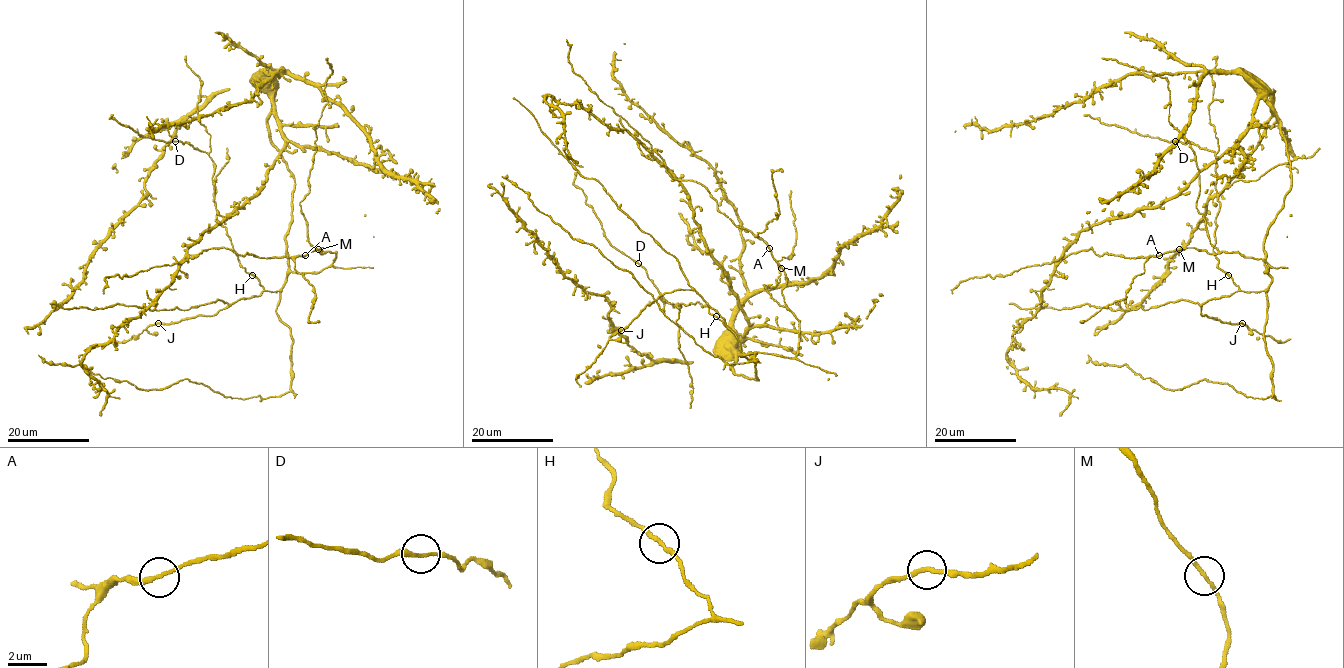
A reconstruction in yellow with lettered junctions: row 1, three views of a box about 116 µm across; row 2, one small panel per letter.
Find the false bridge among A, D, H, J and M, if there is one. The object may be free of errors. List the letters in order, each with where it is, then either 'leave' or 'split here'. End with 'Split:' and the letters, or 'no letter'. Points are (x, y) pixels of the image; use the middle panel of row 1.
A: (769, 248) | leave
D: (638, 263) | leave
H: (716, 316) | leave
J: (621, 330) | leave
M: (781, 268) | leave
Split: no letter

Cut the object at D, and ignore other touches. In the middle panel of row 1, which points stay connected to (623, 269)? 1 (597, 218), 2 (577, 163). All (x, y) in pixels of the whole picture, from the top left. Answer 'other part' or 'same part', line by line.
1: other part
2: same part

